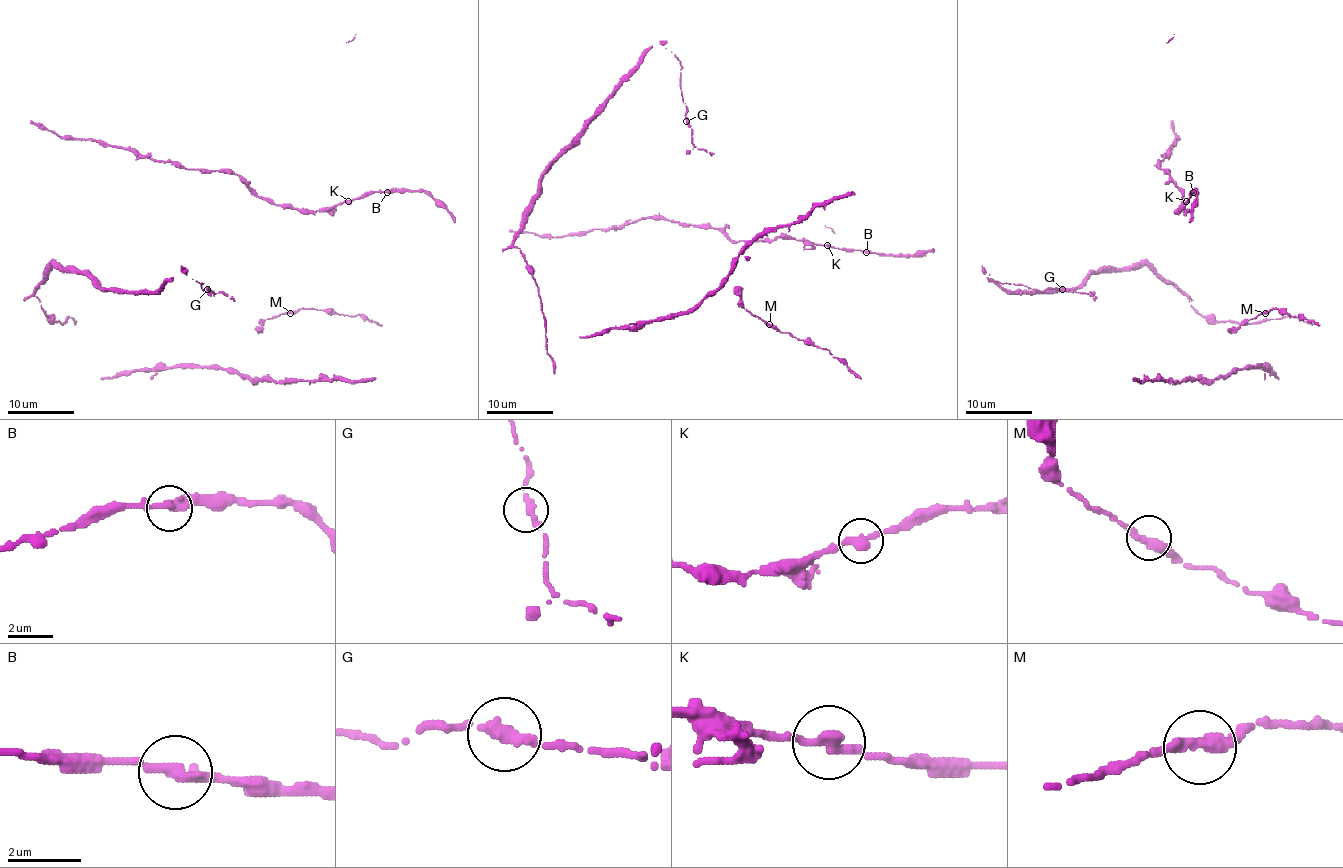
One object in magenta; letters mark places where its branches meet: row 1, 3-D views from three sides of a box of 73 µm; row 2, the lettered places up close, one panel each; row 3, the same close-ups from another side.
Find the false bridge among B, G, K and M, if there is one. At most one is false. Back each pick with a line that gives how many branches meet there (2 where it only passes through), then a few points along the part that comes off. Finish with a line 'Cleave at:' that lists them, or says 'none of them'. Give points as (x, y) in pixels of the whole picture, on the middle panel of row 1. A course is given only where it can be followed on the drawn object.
Cleave at: none of them

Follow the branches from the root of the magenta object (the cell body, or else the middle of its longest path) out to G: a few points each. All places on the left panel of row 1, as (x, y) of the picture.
G: (48, 266), (76, 268), (102, 288), (123, 291), (157, 291), (185, 271), (202, 283), (203, 291), (207, 289)

